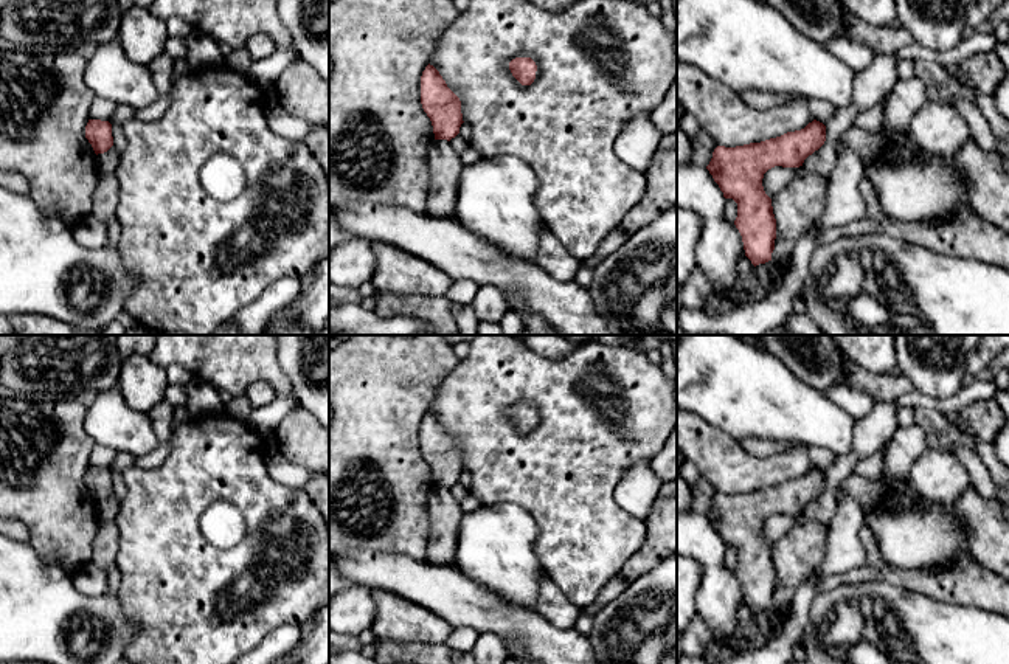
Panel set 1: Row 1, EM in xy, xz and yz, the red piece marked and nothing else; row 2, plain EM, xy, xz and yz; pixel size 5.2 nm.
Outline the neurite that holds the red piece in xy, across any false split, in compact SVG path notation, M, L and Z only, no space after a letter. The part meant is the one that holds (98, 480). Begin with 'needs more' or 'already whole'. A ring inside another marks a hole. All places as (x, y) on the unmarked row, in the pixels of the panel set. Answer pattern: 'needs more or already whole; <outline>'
already whole; M88 467L85 473L85 486L96 503L107 500L113 493L112 472L109 469Z

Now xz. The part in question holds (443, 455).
already whole; M430 411L421 424L421 451L432 469L435 487L450 489L459 481L464 470L461 448Z

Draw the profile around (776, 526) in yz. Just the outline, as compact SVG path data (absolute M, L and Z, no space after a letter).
M775 514L764 521L762 534L765 541L773 546L781 540L795 524L796 515Z

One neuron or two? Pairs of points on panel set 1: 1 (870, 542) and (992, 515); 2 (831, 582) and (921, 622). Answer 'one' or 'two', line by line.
1: two
2: two

